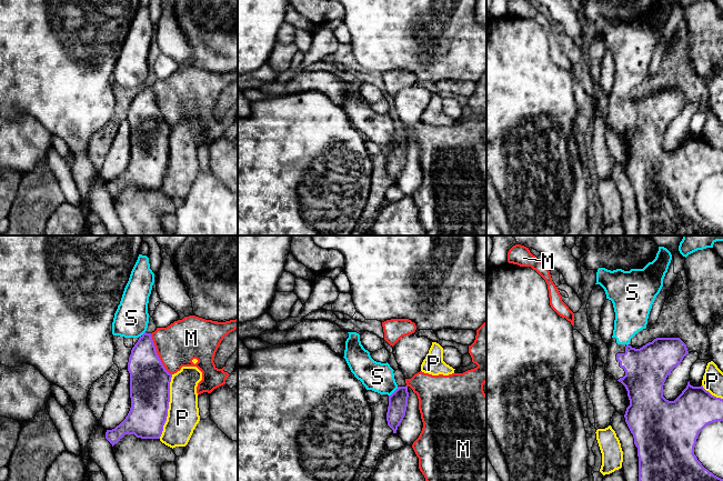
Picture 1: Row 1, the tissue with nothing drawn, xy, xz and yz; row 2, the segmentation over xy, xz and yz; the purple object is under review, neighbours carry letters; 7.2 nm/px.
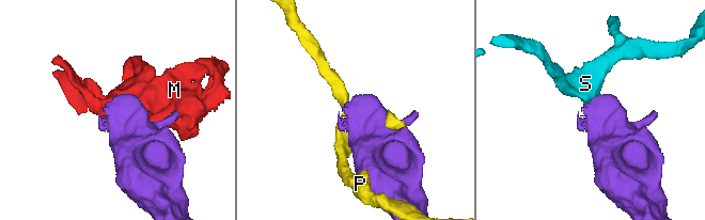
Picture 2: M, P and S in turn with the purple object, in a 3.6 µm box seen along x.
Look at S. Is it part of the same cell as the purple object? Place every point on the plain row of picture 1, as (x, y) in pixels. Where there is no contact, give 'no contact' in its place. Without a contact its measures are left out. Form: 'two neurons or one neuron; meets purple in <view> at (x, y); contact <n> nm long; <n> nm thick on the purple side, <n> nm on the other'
one neuron; meets purple in xz at (394, 142); contact 100 nm long; 140 nm thick on the purple side, 220 nm on the other

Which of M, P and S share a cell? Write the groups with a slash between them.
M / P / S

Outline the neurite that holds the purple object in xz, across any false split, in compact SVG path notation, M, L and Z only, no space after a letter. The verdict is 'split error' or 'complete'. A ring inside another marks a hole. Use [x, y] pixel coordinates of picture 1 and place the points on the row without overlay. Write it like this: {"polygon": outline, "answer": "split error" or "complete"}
{"polygon": "M348 83L345 92L344 110L354 126L366 141L389 147L386 163L388 177L396 184L408 158L408 138L399 138L394 130L393 120L390 116L374 112L370 103L363 99L360 86Z", "answer": "split error"}

